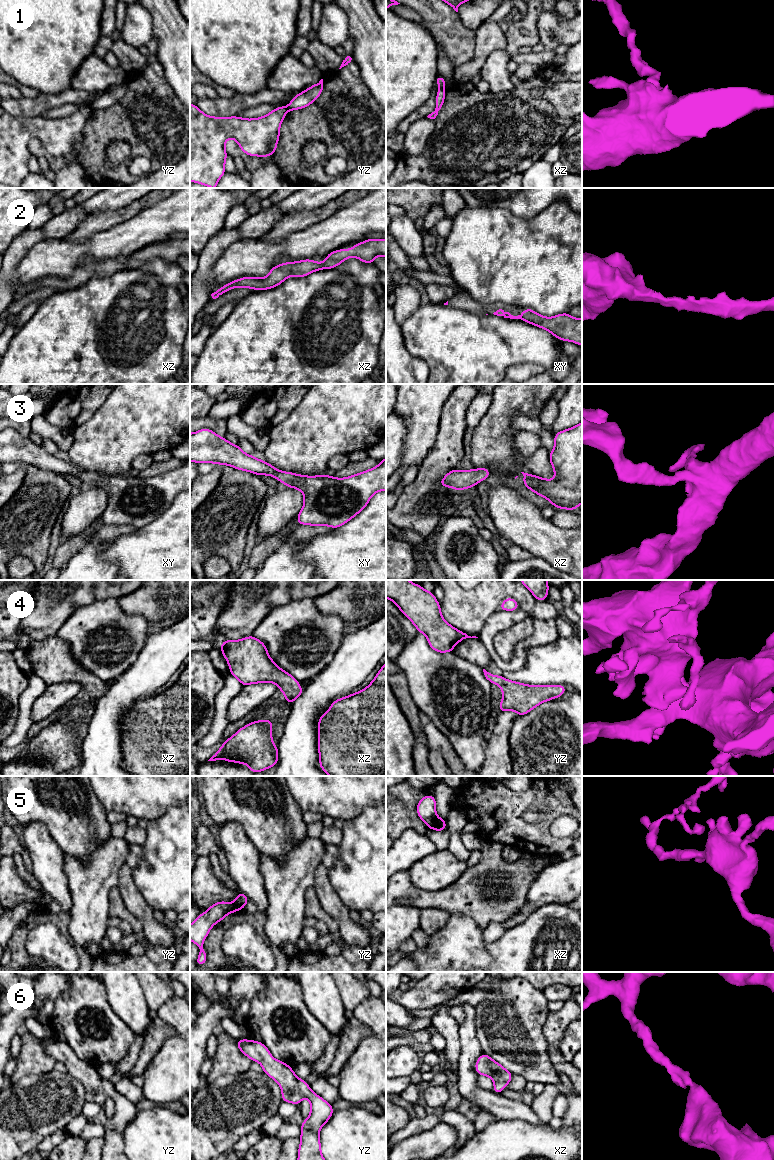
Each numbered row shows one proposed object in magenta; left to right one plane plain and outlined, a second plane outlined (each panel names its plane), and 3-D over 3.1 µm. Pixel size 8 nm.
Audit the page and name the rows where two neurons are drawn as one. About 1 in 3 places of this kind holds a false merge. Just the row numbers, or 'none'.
1, 5

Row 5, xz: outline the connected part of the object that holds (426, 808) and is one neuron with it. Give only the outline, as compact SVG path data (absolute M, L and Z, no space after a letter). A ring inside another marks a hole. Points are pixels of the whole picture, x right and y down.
M434 795L424 796L417 804L417 814L425 822L429 829L433 826L433 820L436 815L436 799Z

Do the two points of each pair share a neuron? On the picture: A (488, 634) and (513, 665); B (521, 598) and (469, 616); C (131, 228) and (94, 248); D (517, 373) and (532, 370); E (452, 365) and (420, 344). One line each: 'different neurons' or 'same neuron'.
A: same neuron
B: same neuron
C: same neuron
D: same neuron
E: same neuron

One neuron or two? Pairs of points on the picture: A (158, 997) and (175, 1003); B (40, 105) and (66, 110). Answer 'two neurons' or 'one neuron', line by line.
A: two neurons
B: two neurons

